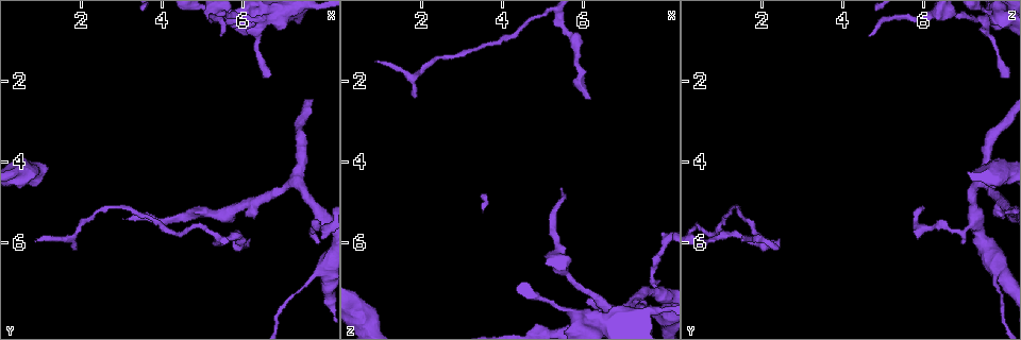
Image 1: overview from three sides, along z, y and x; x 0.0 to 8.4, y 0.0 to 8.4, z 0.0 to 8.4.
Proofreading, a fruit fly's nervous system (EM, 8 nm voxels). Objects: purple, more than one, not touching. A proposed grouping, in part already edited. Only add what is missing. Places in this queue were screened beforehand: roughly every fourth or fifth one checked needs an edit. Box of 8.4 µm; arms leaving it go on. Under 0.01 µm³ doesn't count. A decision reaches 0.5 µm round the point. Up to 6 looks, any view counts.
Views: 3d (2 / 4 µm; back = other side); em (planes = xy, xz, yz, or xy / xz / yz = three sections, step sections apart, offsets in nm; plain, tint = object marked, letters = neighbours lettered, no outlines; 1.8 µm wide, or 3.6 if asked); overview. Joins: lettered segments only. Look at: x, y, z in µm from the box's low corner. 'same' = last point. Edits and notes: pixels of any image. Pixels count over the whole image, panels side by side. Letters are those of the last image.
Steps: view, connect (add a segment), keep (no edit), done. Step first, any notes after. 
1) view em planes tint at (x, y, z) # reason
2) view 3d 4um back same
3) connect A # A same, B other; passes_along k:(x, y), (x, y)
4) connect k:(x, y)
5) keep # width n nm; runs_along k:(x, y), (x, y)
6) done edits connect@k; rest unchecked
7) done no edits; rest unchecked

view em xz step 8 letters at (0.90, 5.95, 1.50) # free end

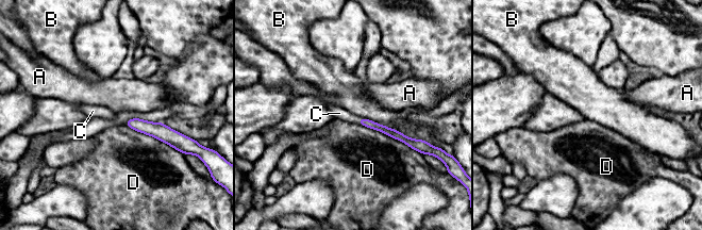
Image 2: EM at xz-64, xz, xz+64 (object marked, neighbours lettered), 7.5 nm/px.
view em planes letters same

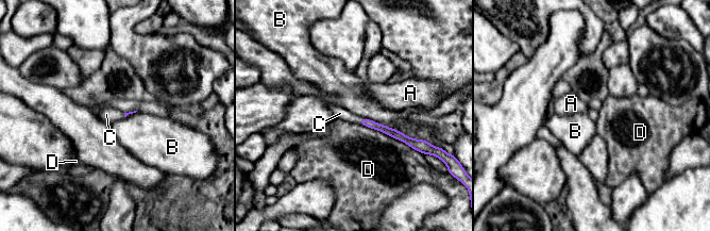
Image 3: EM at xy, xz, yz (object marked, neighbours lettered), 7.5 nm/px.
connect C # A other, B other, C same, D other; it goes on there

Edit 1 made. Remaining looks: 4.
view 3d 4um at (7.75, 6.75, 7.75) # three-way junction

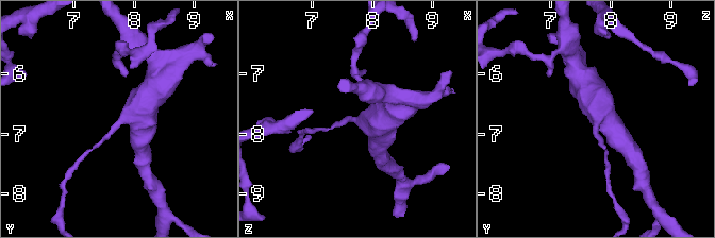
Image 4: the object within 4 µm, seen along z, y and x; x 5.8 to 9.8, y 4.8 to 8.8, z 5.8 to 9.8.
view em 3.6um xy step 8 letters at (7.70, 6.80, 7.70) # need the tissue

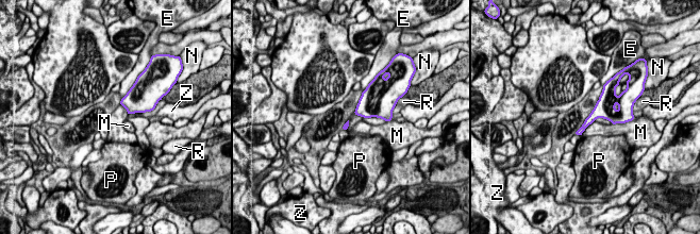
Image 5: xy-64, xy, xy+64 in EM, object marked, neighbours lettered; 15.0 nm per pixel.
keep # width 160 nm; longest_contact N 340 nm; E other, M other, N other, P other, R other, Z other; none of them fits

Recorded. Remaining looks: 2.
view em xz step 8 plain at (6.25, 1.30, 7.85) # a narrow waist

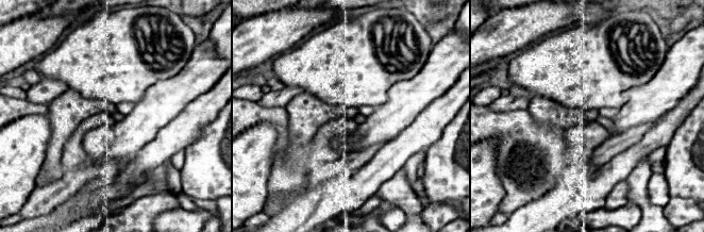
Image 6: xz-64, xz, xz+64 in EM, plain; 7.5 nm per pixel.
view em xz step 8 letters same

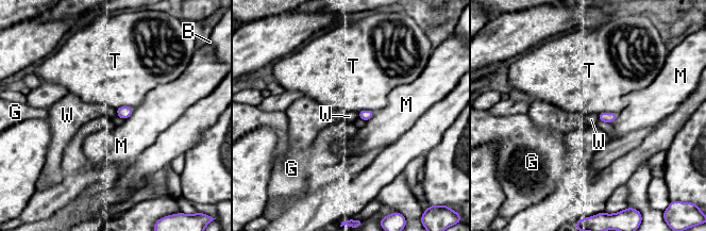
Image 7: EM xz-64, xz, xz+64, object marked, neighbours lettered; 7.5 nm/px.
keep # longest_contact T 150 nm; B other, G other, M other, T other, W other; border 7:(357, 112), (359, 117); none of them fits

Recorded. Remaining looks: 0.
done edits connect@3; rest unchecked

